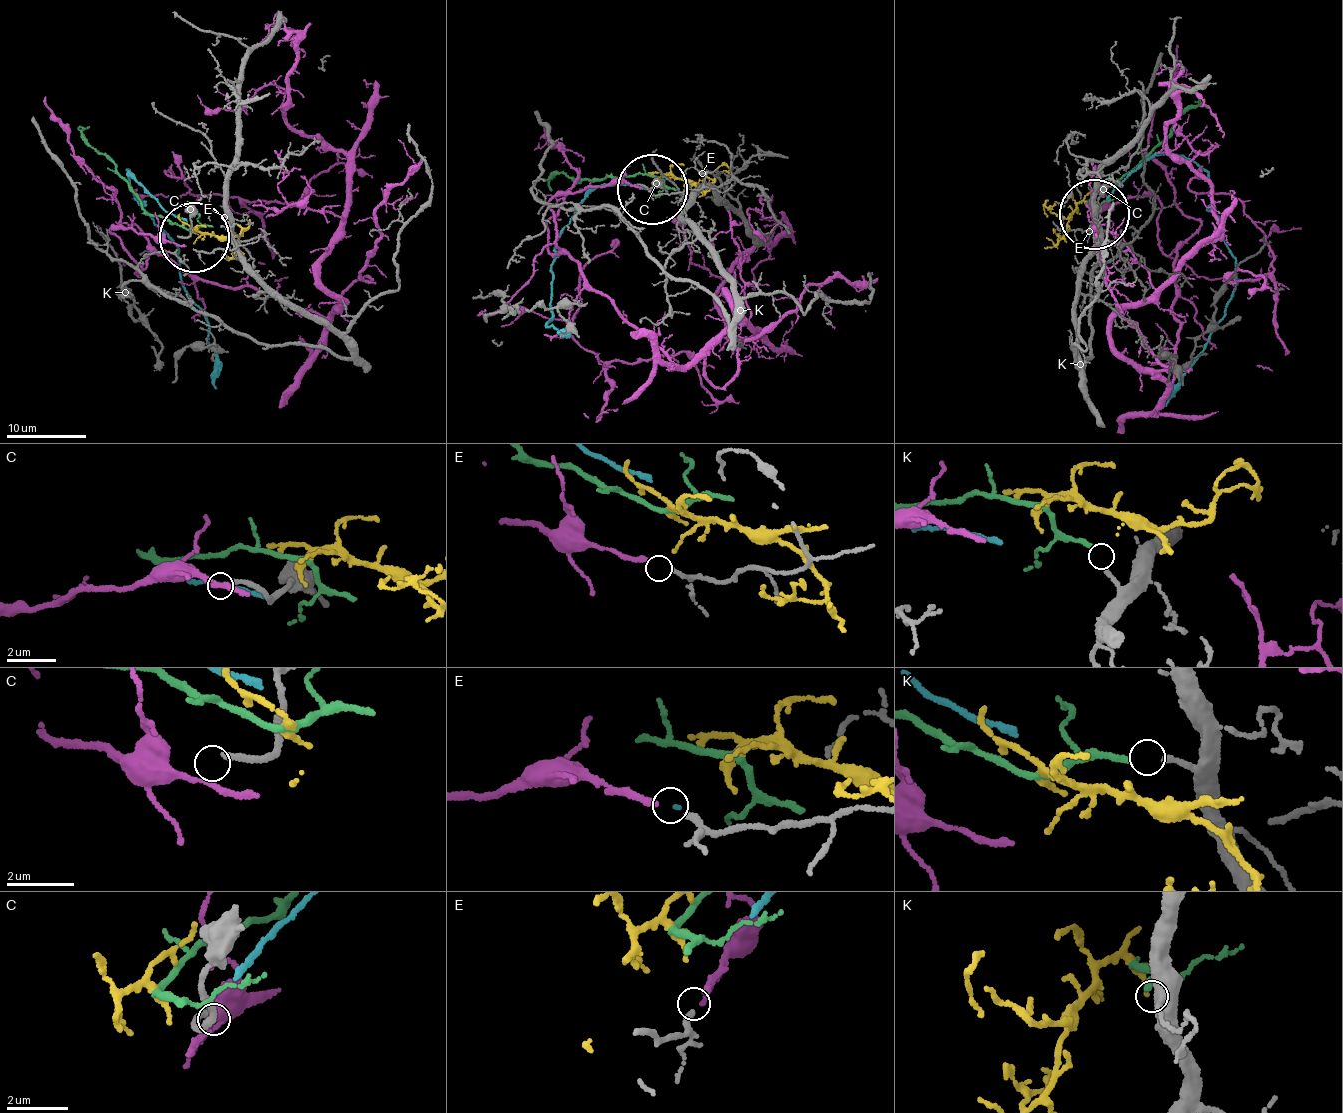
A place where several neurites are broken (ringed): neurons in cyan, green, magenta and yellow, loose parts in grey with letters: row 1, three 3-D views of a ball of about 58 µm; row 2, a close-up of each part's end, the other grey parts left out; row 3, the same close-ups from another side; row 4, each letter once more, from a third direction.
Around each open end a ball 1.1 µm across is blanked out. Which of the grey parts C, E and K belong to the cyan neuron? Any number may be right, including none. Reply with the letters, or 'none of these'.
none of these

